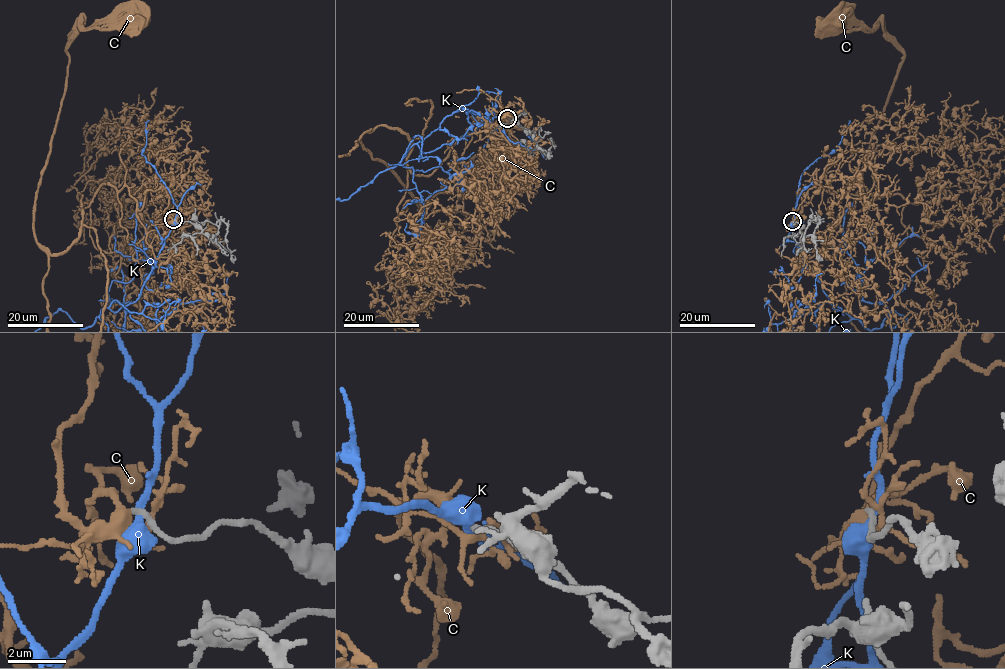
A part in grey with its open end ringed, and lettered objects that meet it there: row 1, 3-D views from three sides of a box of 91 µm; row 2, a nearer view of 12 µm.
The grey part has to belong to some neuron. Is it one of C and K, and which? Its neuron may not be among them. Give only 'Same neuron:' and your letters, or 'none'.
Same neuron: C

